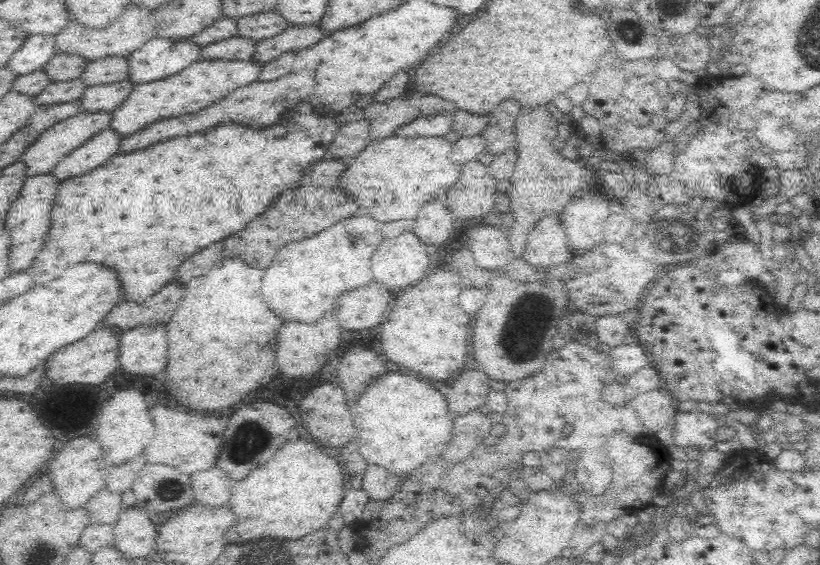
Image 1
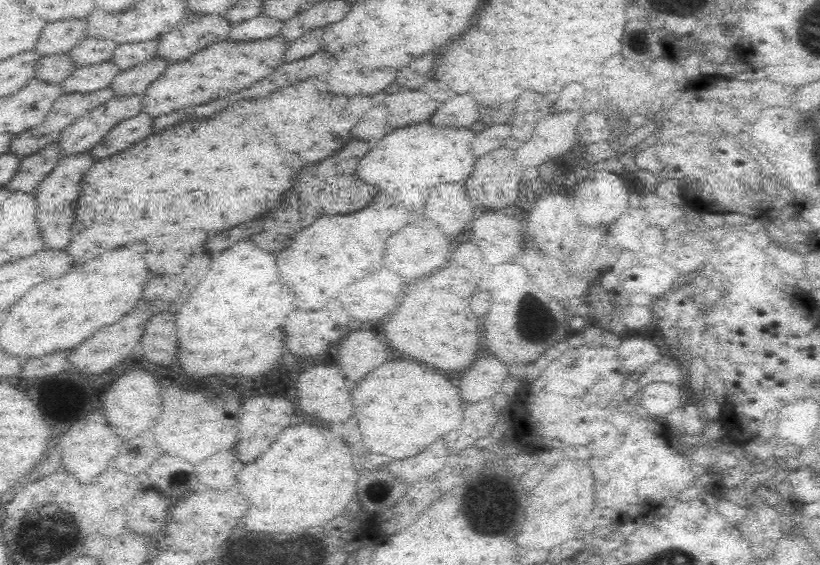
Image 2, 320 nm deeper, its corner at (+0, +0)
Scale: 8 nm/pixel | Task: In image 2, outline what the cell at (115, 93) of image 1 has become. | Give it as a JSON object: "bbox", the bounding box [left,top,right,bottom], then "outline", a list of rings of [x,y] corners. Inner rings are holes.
{"bbox":[109,57,170,97],"outline":[[[152,57],[146,60],[146,62],[142,62],[142,64],[133,66],[128,70],[120,71],[109,86],[115,91],[116,97],[144,94],[148,86],[164,74],[169,64],[170,62],[162,57]]]}

